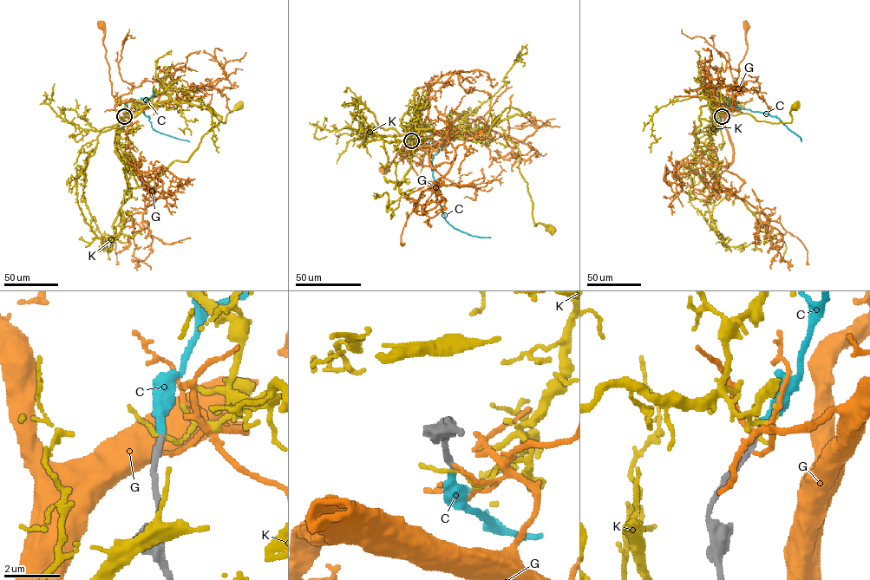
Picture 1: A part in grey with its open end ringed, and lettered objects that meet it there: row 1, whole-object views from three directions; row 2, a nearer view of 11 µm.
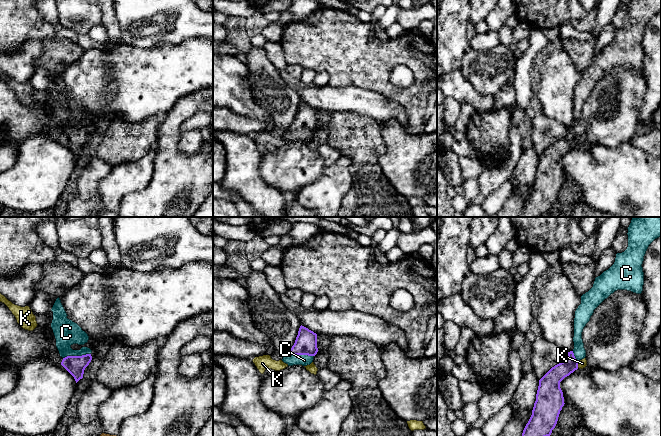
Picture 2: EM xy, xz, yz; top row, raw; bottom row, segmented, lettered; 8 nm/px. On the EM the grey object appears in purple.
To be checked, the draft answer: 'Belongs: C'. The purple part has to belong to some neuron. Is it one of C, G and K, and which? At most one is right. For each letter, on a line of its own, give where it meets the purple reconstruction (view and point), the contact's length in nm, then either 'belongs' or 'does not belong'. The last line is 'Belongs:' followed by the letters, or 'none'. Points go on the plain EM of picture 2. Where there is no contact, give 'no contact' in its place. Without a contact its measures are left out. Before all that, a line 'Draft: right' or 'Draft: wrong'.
Draft: right
C: contact xy (76, 132); length 220 nm; belongs
G: no contact; does not belong
K: contact yz (577, 141); length 50 nm; does not belong
Belongs: C

